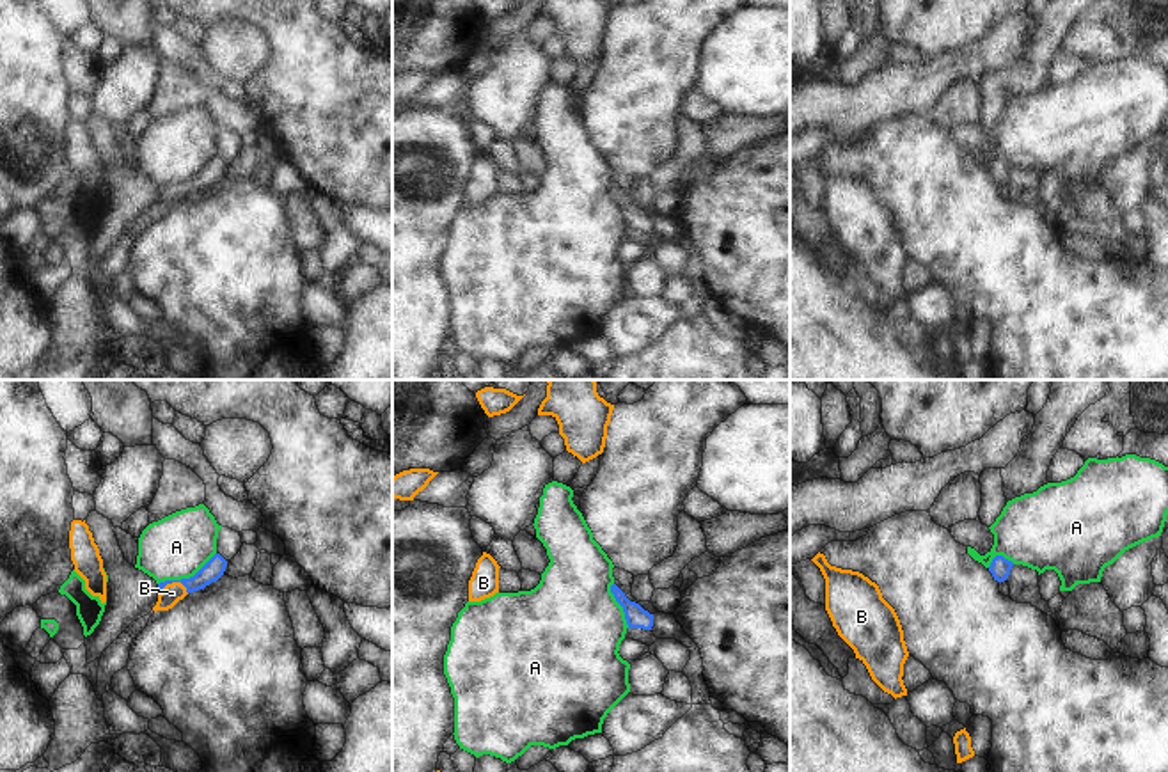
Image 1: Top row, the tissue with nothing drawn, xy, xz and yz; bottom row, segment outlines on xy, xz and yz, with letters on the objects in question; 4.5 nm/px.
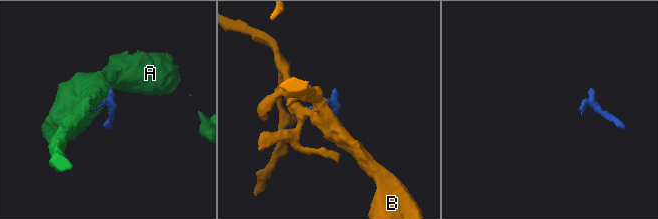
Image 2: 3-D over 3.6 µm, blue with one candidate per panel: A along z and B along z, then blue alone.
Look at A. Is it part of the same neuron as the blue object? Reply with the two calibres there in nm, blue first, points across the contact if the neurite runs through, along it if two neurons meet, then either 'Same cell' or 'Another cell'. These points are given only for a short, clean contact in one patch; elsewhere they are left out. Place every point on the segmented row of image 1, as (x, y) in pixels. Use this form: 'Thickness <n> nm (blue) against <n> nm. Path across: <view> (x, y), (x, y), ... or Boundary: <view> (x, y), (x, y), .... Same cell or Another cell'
Thickness 90 nm (blue) against 300 nm. Another cell.

